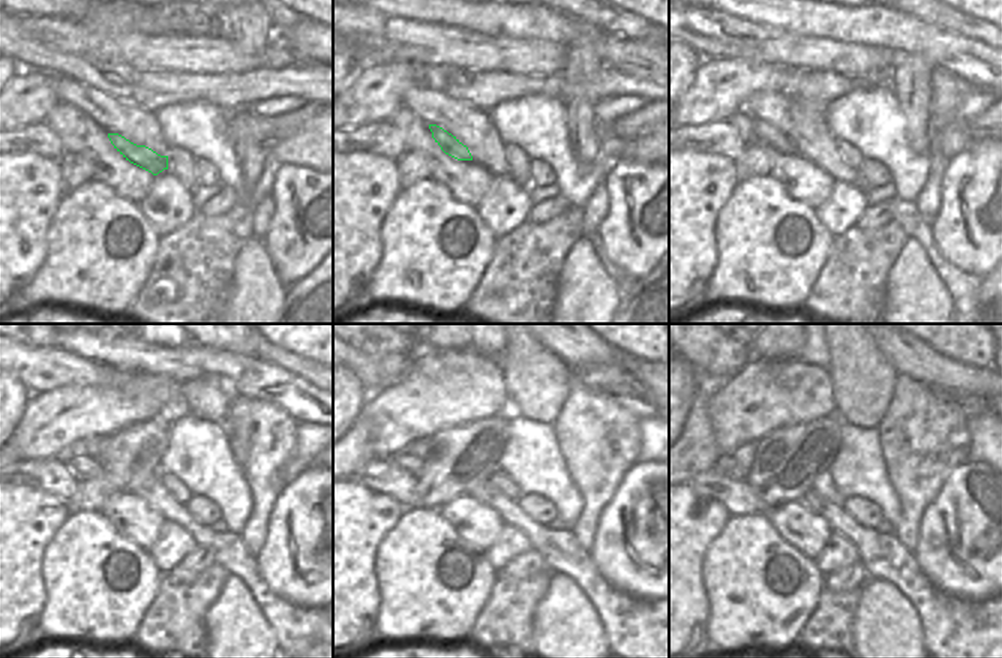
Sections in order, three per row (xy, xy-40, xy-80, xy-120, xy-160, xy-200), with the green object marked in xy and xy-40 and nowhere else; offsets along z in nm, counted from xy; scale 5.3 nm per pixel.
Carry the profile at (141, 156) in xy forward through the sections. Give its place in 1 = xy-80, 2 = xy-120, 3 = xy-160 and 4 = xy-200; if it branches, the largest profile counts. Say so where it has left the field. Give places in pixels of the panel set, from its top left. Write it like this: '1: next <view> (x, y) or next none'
1: next xy-80 (764, 134)
2: next xy-120 (83, 466)
3: next xy-160 (413, 465)
4: next xy-200 (725, 465)

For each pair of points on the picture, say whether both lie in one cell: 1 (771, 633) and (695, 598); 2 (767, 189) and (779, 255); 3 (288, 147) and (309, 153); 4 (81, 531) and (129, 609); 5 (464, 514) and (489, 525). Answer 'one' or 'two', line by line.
1: two
2: one
3: one
4: one
5: one

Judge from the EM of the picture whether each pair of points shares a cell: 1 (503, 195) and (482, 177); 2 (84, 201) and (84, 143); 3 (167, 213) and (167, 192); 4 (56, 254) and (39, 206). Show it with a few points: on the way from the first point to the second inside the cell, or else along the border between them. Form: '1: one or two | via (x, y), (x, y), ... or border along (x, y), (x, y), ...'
1: two | border along (495, 176), (476, 207)
2: two | border along (92, 179), (111, 186), (122, 197)
3: one | via (168, 209), (167, 197)
4: two | border along (62, 197), (45, 234), (45, 260), (41, 264)

